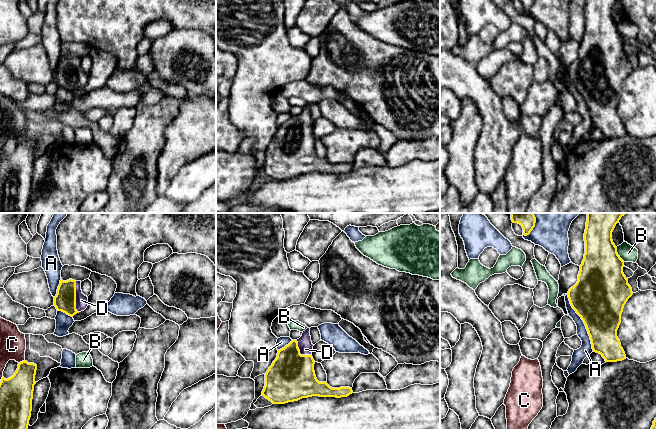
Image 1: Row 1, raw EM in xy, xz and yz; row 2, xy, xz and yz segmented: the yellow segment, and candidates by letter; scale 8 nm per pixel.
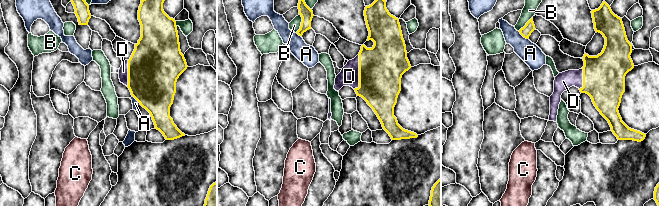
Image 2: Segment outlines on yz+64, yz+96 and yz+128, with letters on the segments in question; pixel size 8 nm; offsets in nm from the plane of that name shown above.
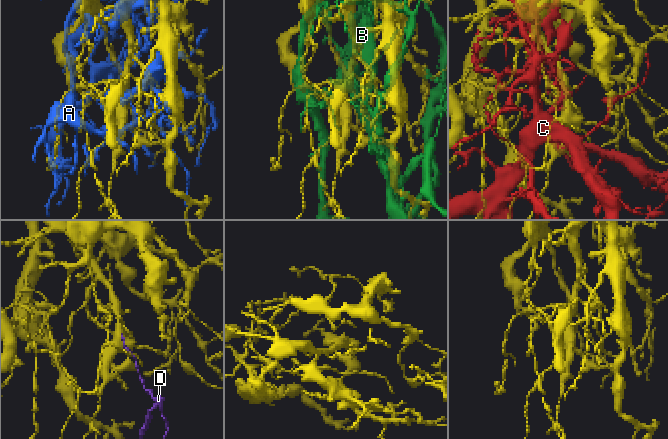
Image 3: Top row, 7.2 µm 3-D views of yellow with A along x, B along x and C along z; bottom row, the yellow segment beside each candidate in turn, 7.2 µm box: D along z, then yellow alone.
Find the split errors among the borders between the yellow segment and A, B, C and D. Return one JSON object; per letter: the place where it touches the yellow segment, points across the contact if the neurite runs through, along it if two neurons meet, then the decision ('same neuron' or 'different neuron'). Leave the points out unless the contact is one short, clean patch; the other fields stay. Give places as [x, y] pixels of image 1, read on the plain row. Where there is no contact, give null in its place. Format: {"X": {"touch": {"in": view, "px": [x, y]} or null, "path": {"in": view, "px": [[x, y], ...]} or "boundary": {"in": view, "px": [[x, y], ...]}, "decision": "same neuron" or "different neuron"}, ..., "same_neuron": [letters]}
{"A": {"touch": {"in": "yz", "px": [584, 99]}, "decision": "different neuron"}, "B": {"touch": {"in": "yz", "px": [617, 30]}, "decision": "different neuron"}, "C": {"touch": {"in": "xy", "px": [22, 137]}, "decision": "different neuron"}, "D": {"touch": {"in": "xy", "px": [75, 73]}, "path": {"in": "xy", "px": [[65, 76], [75, 73], [81, 76]]}, "decision": "same neuron"}, "same_neuron": ["D"]}

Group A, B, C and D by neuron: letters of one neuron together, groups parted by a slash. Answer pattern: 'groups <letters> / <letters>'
groups A / B / C / D

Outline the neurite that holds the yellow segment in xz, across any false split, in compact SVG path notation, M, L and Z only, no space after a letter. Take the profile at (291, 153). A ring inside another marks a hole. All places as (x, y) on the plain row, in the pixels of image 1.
M307 104L299 115L292 116L284 124L278 126L276 135L265 150L262 172L273 180L285 180L312 172L341 174L352 170L353 167L350 163L332 164L327 158L317 156L314 147L315 137L312 133L313 122L310 104Z

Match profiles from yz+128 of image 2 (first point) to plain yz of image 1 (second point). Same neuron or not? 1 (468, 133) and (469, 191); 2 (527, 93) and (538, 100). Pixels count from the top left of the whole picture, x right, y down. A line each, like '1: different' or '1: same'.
1: same
2: same

